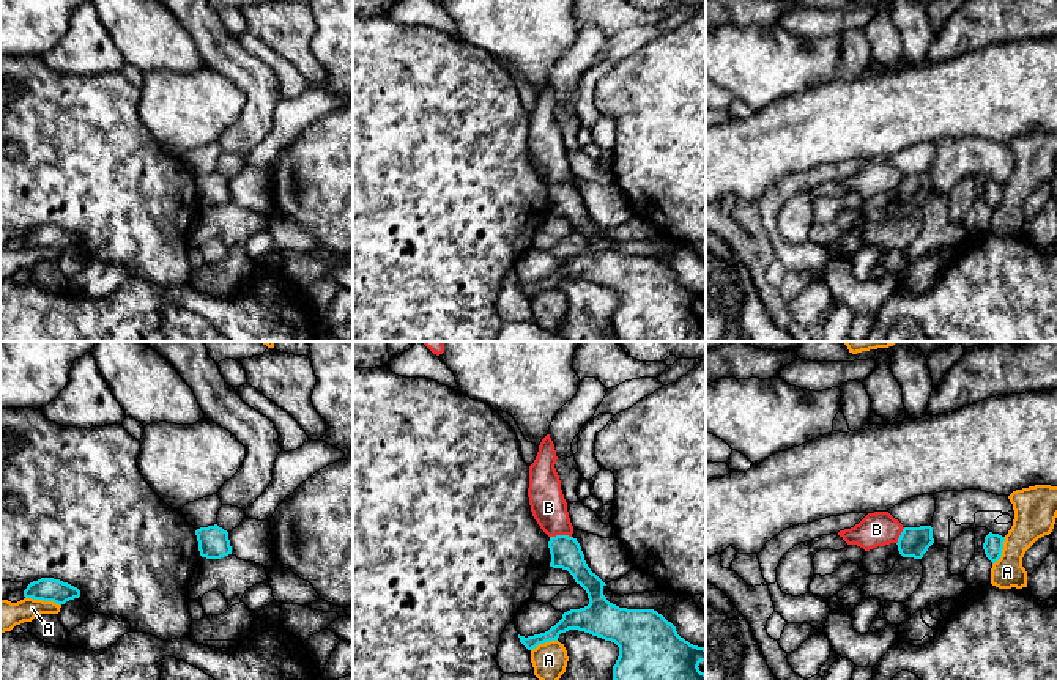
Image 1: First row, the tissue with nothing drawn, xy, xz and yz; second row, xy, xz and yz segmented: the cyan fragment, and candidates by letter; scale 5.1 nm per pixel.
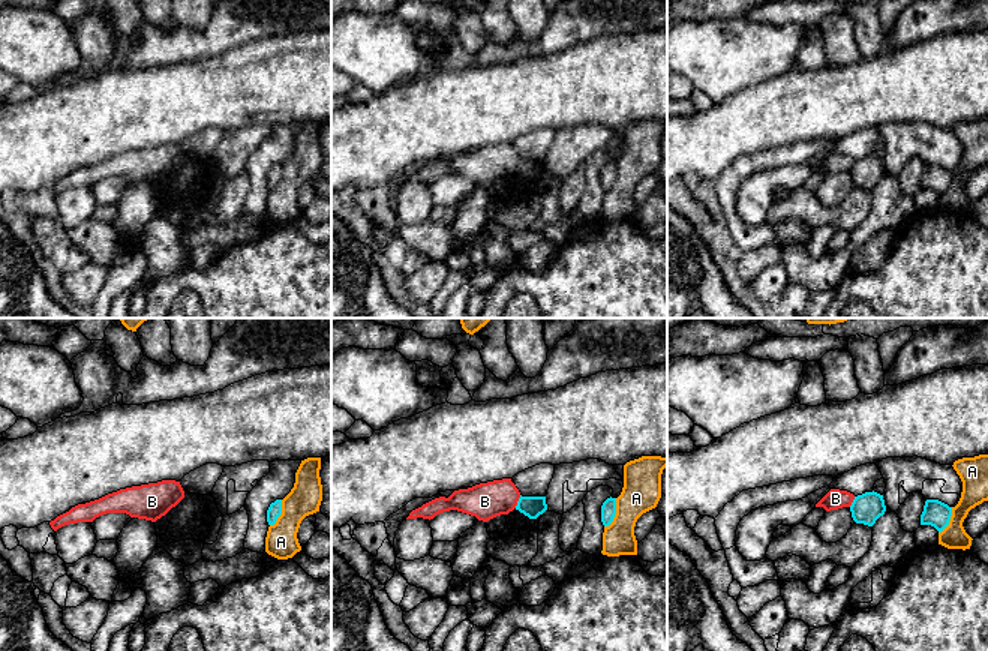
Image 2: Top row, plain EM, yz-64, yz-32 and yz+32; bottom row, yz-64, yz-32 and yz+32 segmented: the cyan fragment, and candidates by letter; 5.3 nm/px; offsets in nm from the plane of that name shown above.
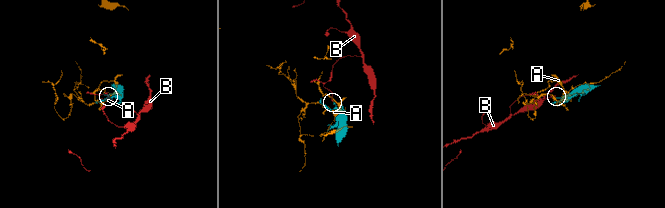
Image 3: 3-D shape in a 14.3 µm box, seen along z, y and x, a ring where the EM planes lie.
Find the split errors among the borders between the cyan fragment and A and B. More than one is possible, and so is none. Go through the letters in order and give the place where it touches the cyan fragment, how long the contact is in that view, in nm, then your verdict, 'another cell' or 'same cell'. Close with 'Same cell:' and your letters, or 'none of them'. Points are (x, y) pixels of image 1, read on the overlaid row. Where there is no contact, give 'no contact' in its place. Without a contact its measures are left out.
A: meets cyan in xy at (43, 600); contact 190 nm long; another cell
B: meets cyan in xz at (560, 535); contact 110 nm long; another cell
Same cell: none of them

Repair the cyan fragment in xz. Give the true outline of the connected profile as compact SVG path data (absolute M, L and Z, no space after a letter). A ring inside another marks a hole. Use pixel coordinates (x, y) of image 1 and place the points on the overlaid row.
M550 537L548 548L550 567L567 570L586 590L589 604L564 612L545 633L518 634L528 650L578 630L619 647L613 680L706 680L698 667L706 661L706 649L681 638L676 626L654 609L627 609L610 603L603 595L606 584L588 567L577 538Z

